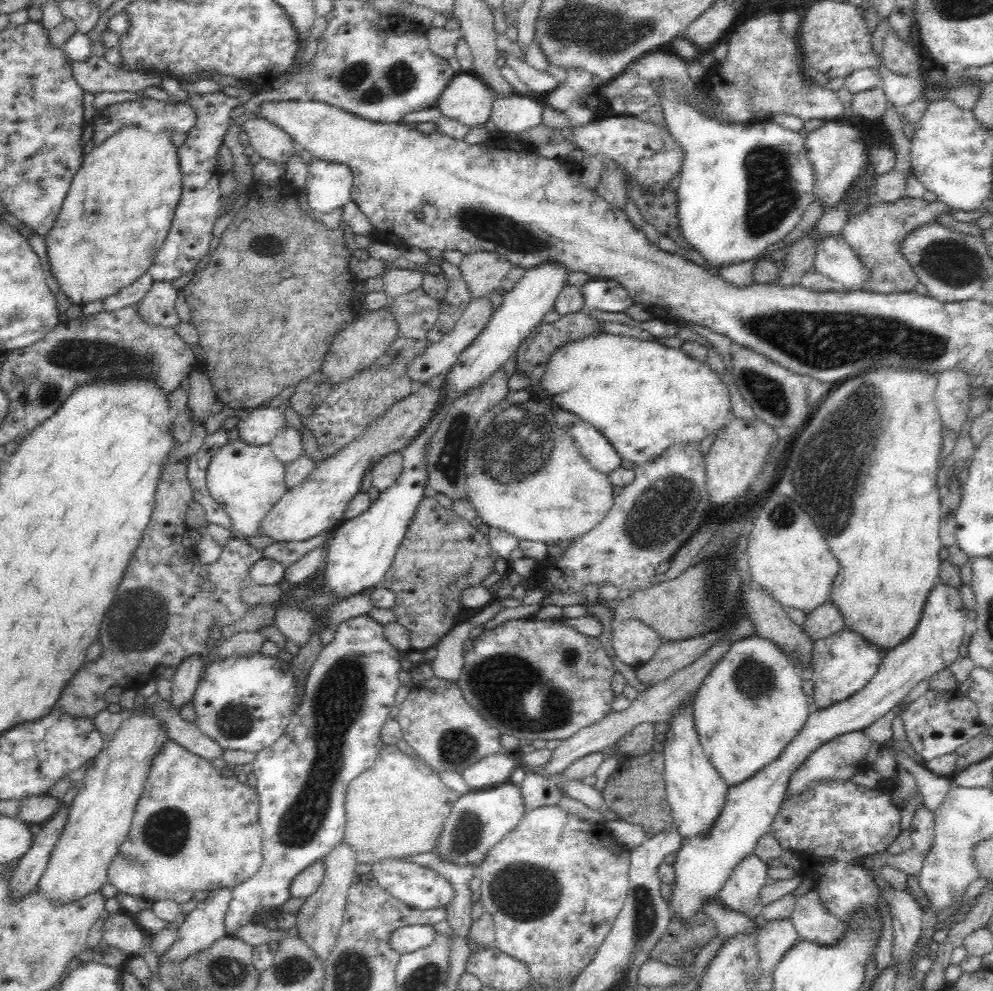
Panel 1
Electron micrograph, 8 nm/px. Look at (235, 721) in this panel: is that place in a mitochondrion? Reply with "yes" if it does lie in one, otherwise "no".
yes

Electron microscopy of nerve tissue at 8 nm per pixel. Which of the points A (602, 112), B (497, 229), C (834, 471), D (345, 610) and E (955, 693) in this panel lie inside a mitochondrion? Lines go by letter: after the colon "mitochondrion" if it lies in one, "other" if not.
A: other
B: mitochondrion
C: mitochondrion
D: other
E: other

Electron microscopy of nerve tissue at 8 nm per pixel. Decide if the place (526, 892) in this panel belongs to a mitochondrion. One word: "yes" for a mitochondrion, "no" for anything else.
yes

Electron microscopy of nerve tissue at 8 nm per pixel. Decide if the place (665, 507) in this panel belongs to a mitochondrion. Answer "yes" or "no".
yes

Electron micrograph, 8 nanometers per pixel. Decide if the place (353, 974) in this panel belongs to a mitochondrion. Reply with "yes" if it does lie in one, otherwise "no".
yes

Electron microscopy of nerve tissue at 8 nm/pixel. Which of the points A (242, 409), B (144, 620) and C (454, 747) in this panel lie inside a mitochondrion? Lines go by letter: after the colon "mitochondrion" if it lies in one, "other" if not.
A: other
B: mitochondrion
C: mitochondrion

